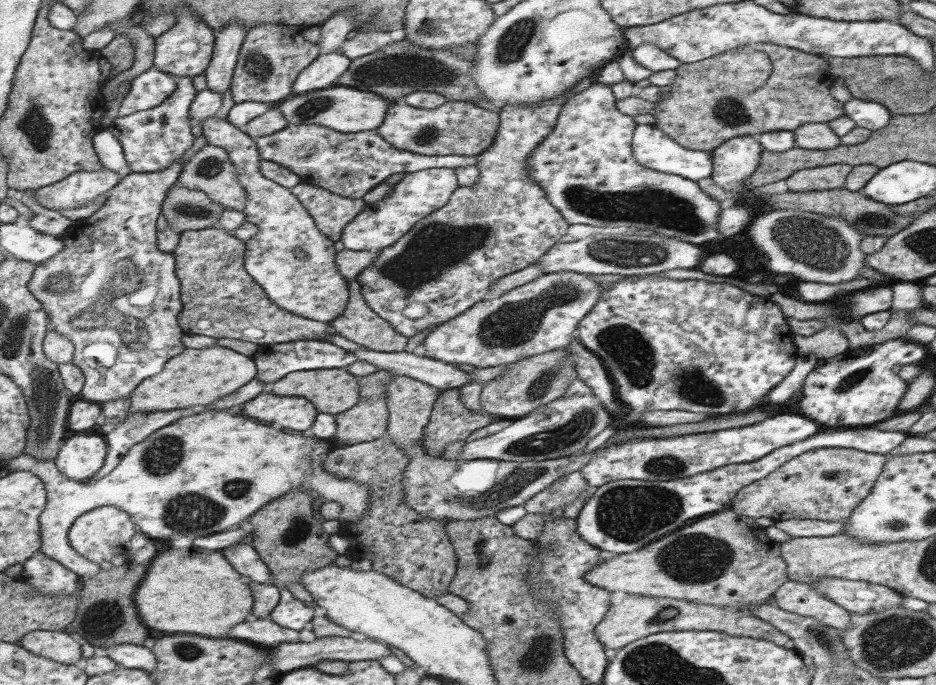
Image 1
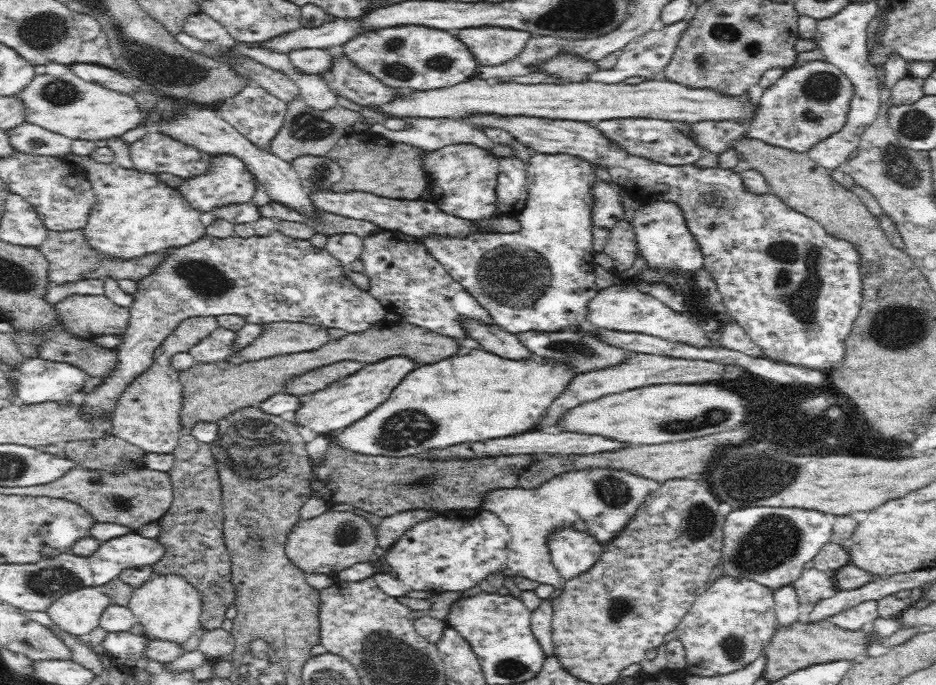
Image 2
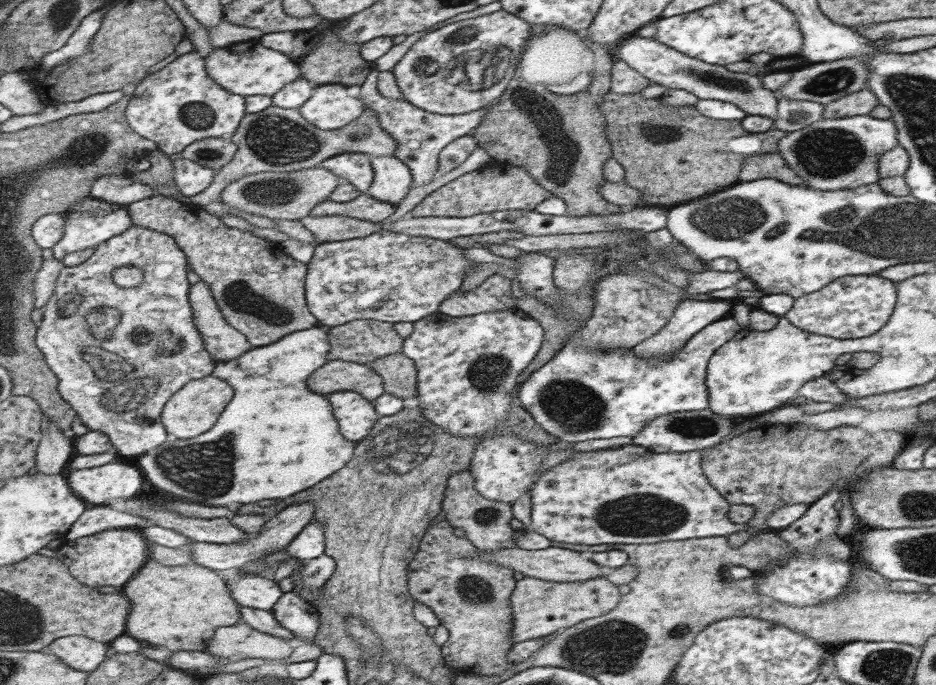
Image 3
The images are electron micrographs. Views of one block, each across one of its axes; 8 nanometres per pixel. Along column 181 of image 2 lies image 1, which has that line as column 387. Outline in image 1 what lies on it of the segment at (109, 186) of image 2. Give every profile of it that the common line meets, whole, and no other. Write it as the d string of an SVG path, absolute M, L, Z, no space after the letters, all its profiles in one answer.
M430 168L404 173L397 178L394 192L381 201L366 203L365 209L343 229L343 242L347 250L379 251L391 246L416 224L446 204L458 188L458 176L451 168Z

